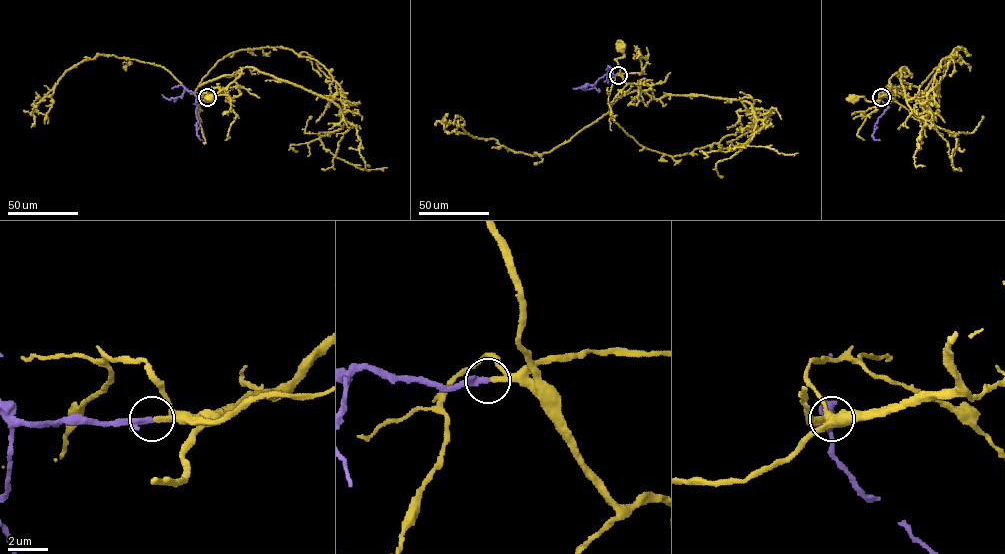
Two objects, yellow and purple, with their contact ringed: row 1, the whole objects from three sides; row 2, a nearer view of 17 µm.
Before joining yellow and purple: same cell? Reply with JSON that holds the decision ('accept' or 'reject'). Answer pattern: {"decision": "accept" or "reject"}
{"decision": "accept"}

